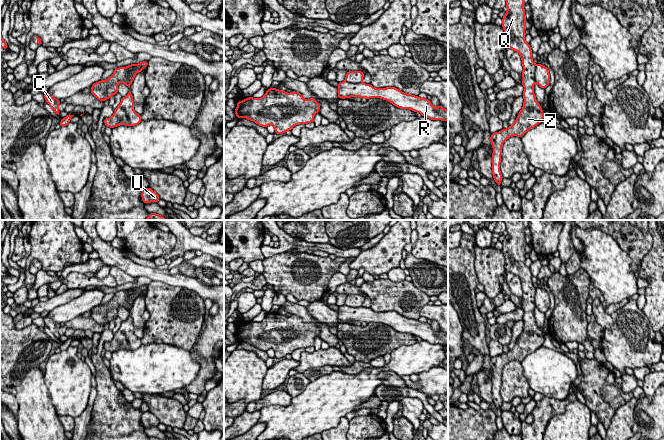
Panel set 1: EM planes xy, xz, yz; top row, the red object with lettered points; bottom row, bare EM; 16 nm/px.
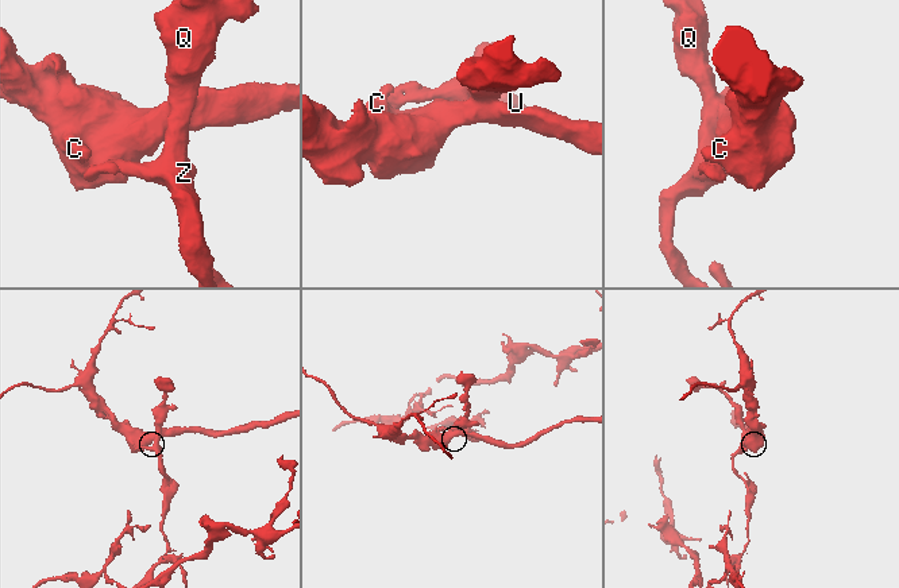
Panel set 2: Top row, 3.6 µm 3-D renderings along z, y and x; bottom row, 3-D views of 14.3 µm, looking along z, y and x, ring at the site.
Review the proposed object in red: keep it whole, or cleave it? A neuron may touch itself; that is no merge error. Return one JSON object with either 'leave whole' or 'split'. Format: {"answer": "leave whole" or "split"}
{"answer": "split"}

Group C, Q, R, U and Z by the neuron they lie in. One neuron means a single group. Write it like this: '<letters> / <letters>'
C R / Q U Z

